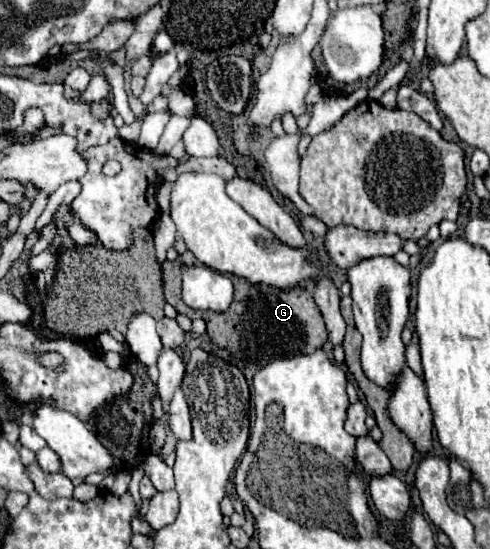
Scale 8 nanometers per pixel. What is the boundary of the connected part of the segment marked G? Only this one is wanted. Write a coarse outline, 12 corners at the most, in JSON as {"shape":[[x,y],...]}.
{"shape":[[164,261],[164,295],[204,319],[212,347],[258,369],[328,341],[308,289],[278,291],[230,275],[228,311],[182,301],[180,263]]}

